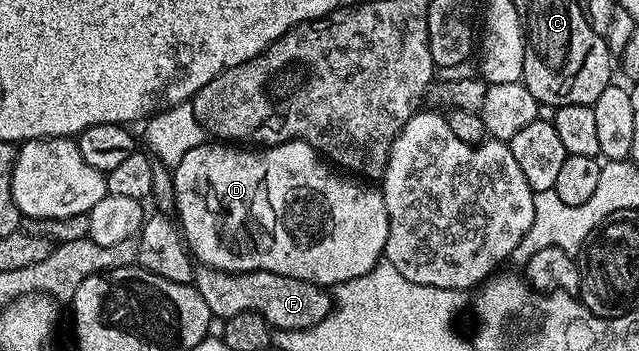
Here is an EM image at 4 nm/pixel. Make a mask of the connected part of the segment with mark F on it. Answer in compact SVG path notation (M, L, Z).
M202 267L196 275L196 286L204 305L208 305L215 320L225 321L238 313L252 313L264 319L272 329L280 331L306 331L315 327L332 310L332 295L317 283L300 281L267 271L213 271Z

